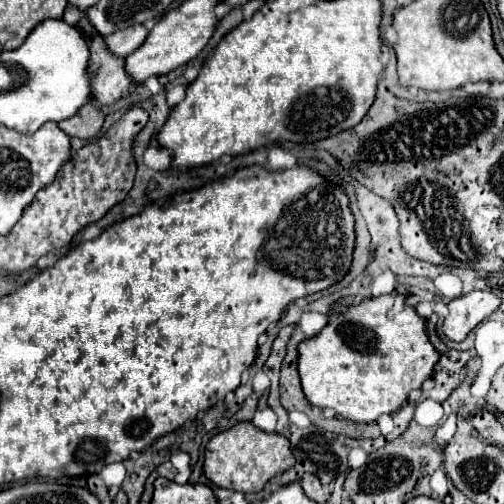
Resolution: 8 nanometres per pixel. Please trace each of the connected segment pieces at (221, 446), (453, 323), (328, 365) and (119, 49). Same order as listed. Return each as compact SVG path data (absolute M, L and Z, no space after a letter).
M250 421L236 423L232 429L214 435L206 445L204 455L206 455L204 461L206 477L218 487L240 491L240 493L260 493L272 477L292 469L296 463L290 451L290 441L284 435L266 433L254 427L254 423Z
M472 291L448 303L444 333L452 341L464 341L466 335L500 307L500 299L490 291Z
M394 293L372 297L360 305L352 305L346 313L334 317L314 339L306 339L298 345L298 371L306 399L322 409L336 409L336 415L354 423L376 423L380 415L396 413L406 401L410 391L420 389L426 379L434 375L434 365L440 355L432 347L426 335L426 321L406 307L402 313L392 315Z
M132 25L132 27L126 27L122 31L116 31L108 37L104 37L104 41L114 55L126 57L126 55L134 53L142 45L142 41L146 41L148 33L150 31L144 25Z

